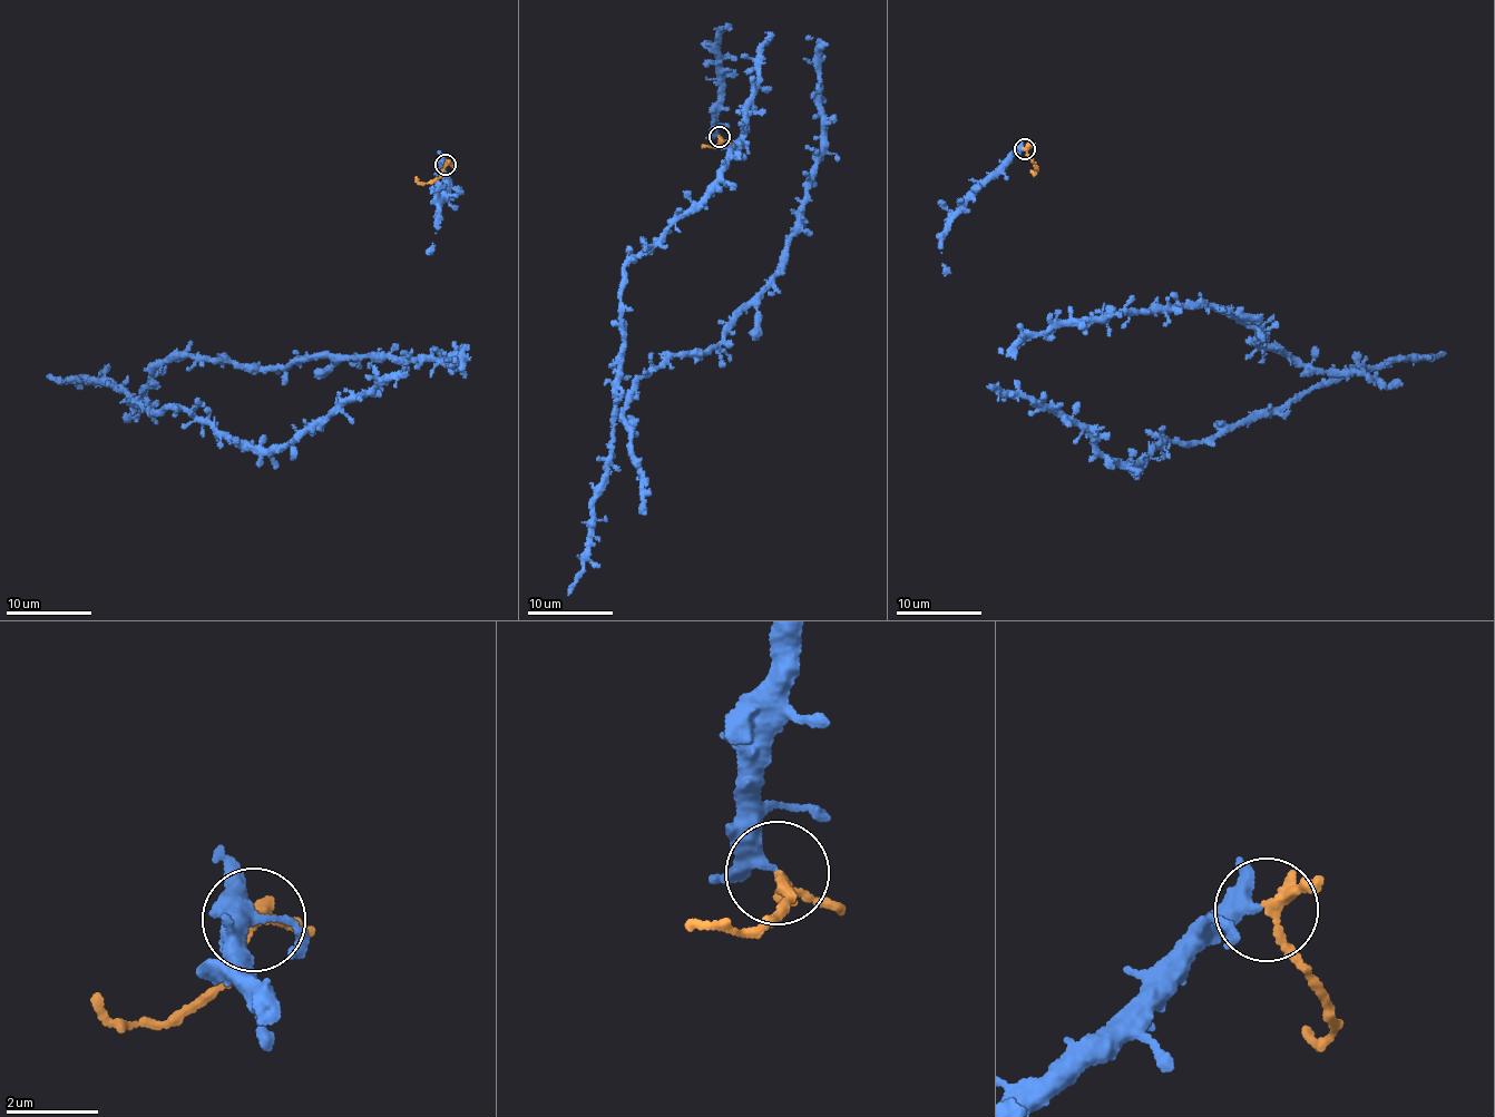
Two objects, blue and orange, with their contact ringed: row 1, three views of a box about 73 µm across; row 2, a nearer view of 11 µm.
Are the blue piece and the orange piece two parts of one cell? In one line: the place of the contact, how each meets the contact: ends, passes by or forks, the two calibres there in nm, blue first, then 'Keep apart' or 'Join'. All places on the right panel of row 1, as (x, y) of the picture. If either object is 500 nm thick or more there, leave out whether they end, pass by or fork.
Place: (1025, 149). At the ring blue passes by. At the ring orange passes by. Thickness 300 nm (blue) against 240 nm. Keep apart

